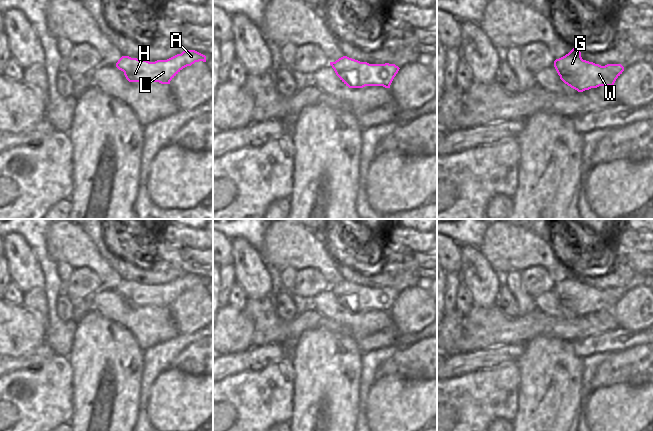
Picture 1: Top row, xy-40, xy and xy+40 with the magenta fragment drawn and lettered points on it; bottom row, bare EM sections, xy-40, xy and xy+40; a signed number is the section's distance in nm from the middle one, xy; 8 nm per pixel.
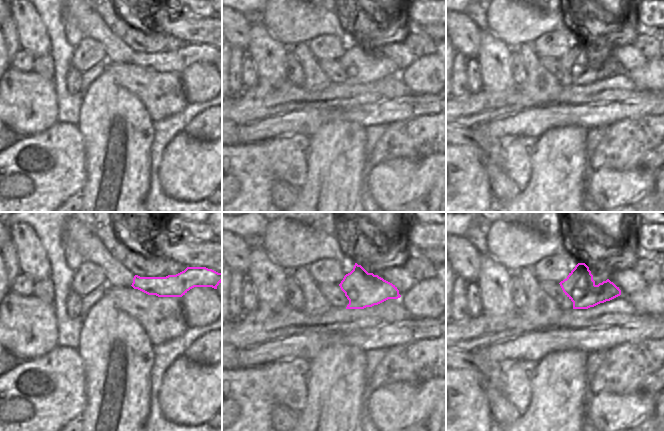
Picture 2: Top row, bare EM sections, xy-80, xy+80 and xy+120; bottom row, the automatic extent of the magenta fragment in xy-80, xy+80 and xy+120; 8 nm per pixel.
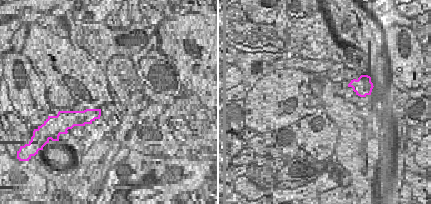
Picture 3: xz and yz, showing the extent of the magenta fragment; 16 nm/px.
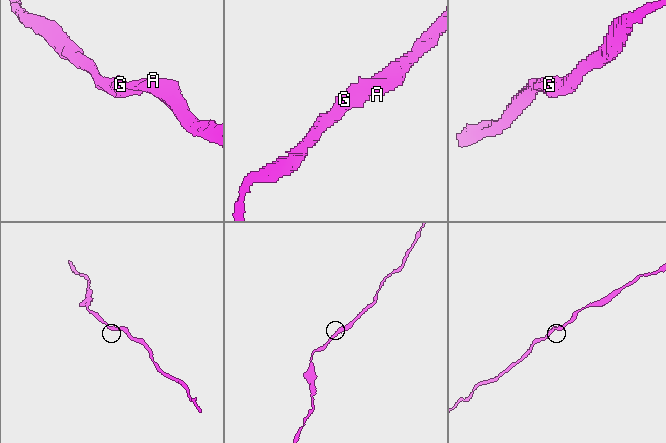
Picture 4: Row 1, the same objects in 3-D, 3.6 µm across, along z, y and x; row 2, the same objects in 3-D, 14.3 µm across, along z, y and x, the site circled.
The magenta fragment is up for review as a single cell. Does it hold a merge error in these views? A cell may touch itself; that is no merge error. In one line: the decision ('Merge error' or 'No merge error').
No merge error

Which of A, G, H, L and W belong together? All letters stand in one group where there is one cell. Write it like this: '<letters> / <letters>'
A G H L W

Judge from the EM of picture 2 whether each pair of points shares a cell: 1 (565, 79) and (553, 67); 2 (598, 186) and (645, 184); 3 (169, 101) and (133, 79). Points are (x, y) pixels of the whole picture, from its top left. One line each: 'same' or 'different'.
1: same
2: same
3: same

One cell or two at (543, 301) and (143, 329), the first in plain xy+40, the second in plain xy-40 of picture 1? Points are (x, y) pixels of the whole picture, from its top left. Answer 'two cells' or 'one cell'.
one cell

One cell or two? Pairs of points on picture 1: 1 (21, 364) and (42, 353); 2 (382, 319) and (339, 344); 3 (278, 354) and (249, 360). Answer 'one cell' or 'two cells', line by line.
1: one cell
2: two cells
3: one cell

